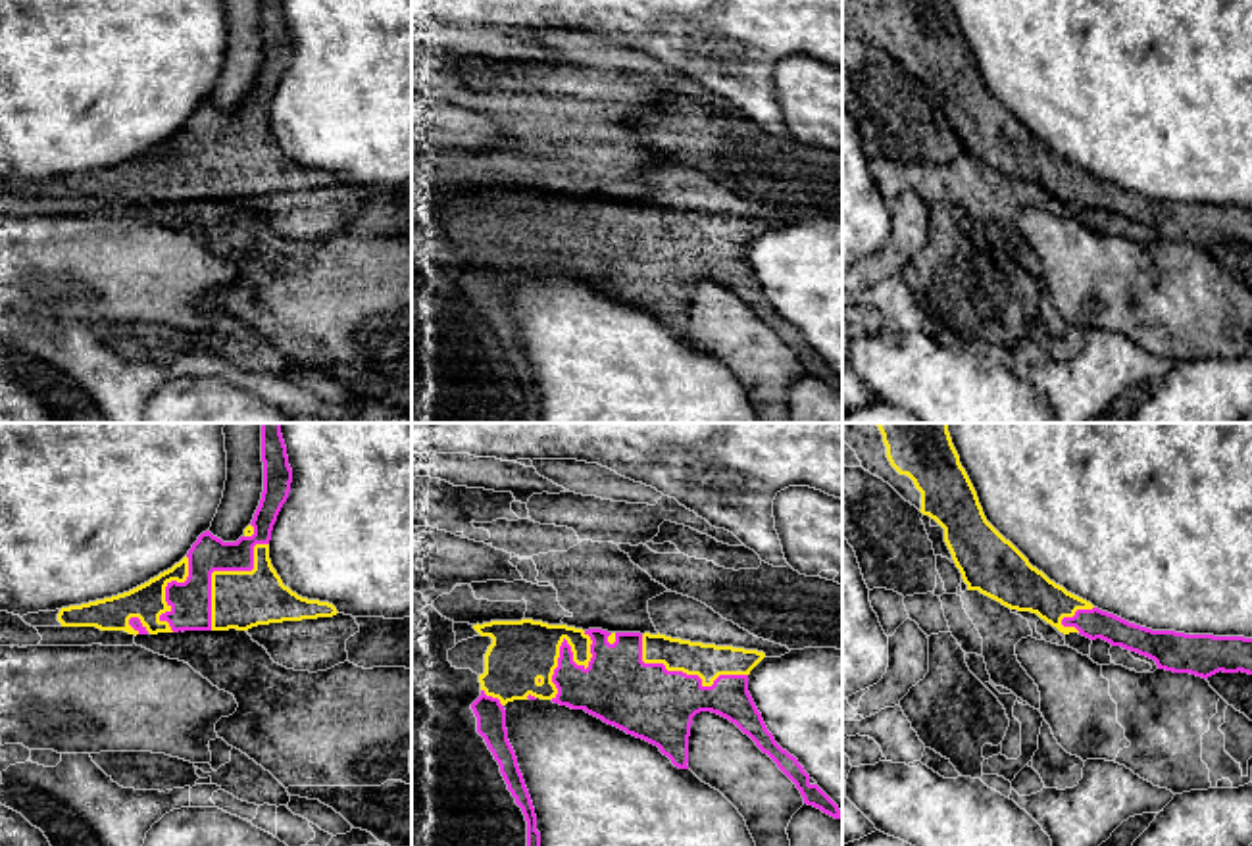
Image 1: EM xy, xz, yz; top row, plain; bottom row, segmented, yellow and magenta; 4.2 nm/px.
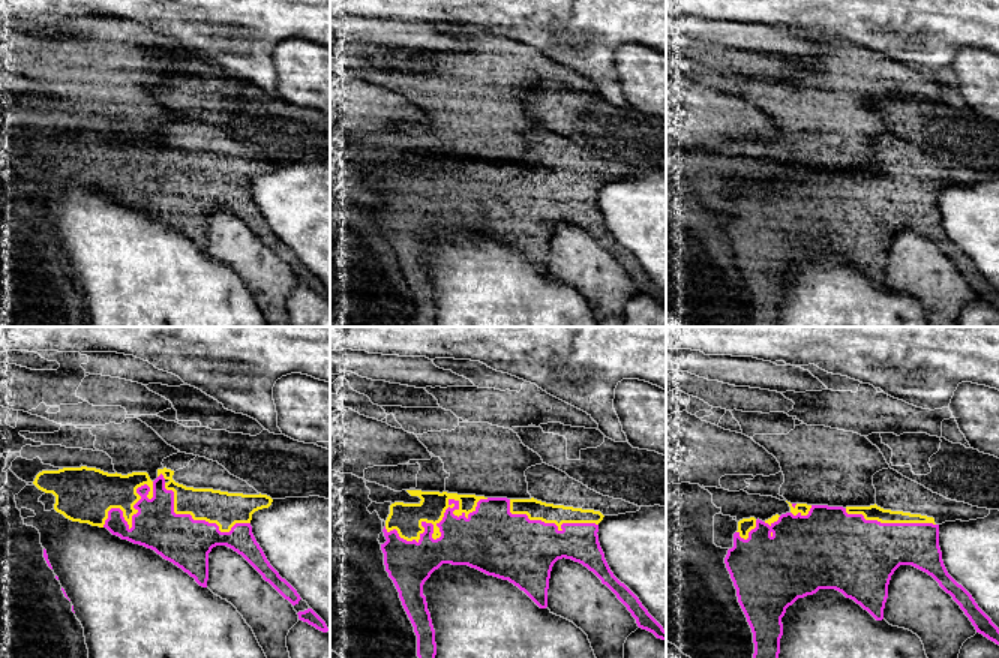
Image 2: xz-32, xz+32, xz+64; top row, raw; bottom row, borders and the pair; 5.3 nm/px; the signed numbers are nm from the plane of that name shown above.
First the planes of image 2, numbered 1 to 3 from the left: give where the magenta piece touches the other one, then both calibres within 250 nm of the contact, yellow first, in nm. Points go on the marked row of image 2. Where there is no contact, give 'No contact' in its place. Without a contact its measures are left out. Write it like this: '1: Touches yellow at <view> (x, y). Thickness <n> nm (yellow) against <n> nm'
1: Touches yellow at xz-32 (131, 519). Thickness 260 nm (yellow) against 240 nm
2: Touches yellow at xz+32 (434, 525). Thickness 160 nm (yellow) against 280 nm
3: Touches yellow at xz+64 (890, 522). Thickness 80 nm (yellow) against 400 nm

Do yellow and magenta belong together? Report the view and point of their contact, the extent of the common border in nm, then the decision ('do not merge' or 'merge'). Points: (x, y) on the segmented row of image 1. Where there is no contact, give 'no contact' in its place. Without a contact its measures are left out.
xz (683, 671) | 480 nm | merge

